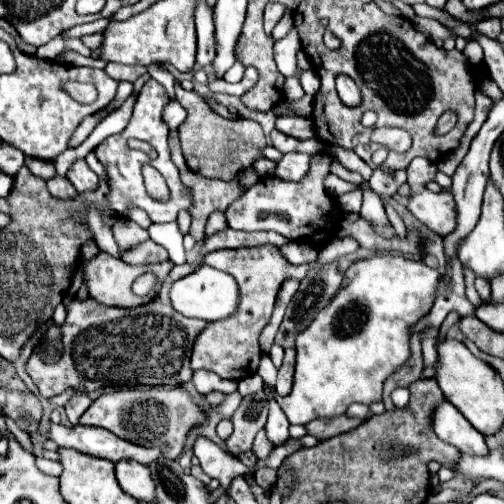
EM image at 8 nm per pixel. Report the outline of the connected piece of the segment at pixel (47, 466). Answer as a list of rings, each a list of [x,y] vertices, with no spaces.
[[[36,458],[36,466],[40,472],[44,474],[52,474],[52,476],[58,476],[60,474],[60,464],[54,462],[54,460],[44,460],[44,458]]]

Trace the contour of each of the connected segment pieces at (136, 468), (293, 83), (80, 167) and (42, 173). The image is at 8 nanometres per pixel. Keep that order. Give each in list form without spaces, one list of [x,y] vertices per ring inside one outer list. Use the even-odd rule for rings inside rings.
[[[118,460],[114,464],[114,470],[116,470],[116,480],[126,494],[130,494],[136,500],[154,502],[154,484],[144,464],[136,460]]]
[[[288,76],[284,80],[284,96],[288,100],[300,100],[304,96],[304,90],[300,86],[300,78],[298,76]]]
[[[84,158],[76,160],[76,162],[70,166],[66,178],[74,184],[74,188],[76,188],[78,192],[88,192],[88,190],[96,188],[96,184],[98,184],[98,176],[88,168],[88,164],[86,164]]]
[[[26,158],[26,164],[28,164],[28,168],[32,170],[34,176],[40,176],[44,180],[48,180],[48,178],[52,178],[56,174],[52,162],[42,162],[42,160],[36,160],[36,158]]]

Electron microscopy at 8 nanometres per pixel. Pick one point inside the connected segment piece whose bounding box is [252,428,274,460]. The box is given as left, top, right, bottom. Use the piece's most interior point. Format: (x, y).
(262, 446)

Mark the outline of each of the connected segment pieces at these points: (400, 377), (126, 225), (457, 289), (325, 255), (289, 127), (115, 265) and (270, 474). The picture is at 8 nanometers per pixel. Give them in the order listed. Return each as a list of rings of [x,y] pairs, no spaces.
[[[420,332],[412,334],[410,336],[410,352],[412,356],[408,358],[406,364],[402,364],[394,374],[390,374],[384,382],[384,396],[382,396],[382,402],[386,406],[386,410],[392,410],[394,404],[390,400],[390,392],[396,388],[407,388],[412,382],[420,379],[422,374],[422,350],[420,350]]]
[[[126,218],[116,220],[112,230],[114,230],[114,240],[120,246],[120,250],[128,250],[130,244],[140,244],[140,242],[148,240],[148,232],[144,228],[140,228],[136,222],[126,220]]]
[[[452,258],[450,260],[450,274],[444,276],[440,280],[440,290],[436,294],[436,300],[434,300],[434,308],[436,308],[436,314],[430,312],[428,318],[422,320],[422,328],[426,324],[436,324],[440,326],[450,311],[457,312],[460,316],[472,316],[474,314],[474,306],[468,302],[466,294],[464,294],[464,280],[462,280],[462,264],[460,260]]]
[[[336,237],[320,250],[315,262],[298,266],[290,264],[282,256],[282,252],[272,244],[254,246],[254,248],[240,248],[240,250],[210,252],[208,266],[218,268],[218,270],[234,276],[238,290],[240,290],[240,302],[238,302],[238,308],[232,314],[232,318],[208,322],[206,328],[196,336],[194,346],[192,346],[192,358],[190,358],[192,370],[200,370],[200,368],[210,370],[210,372],[218,374],[220,378],[230,378],[230,380],[240,380],[240,378],[256,374],[258,360],[262,356],[260,346],[258,346],[258,336],[270,320],[270,314],[272,314],[272,308],[276,302],[276,294],[278,294],[282,282],[288,278],[302,280],[306,276],[306,270],[312,269],[316,264],[334,262],[338,256],[350,254],[356,248],[358,248],[358,244],[354,242],[353,238]]]
[[[280,116],[276,120],[276,130],[294,136],[298,140],[306,140],[306,138],[314,138],[316,136],[316,128],[314,128],[314,120],[312,118],[302,118],[302,116]]]
[[[100,252],[94,260],[84,262],[84,280],[88,280],[88,294],[90,294],[94,300],[98,300],[100,304],[106,304],[106,306],[122,306],[122,308],[132,308],[132,306],[146,304],[146,302],[148,302],[148,300],[152,300],[152,298],[156,296],[156,292],[158,292],[158,290],[152,290],[152,292],[150,292],[150,294],[146,294],[146,296],[136,296],[136,294],[132,292],[132,282],[134,282],[138,276],[146,274],[146,272],[152,272],[152,274],[160,280],[160,276],[168,274],[172,266],[174,266],[174,264],[172,264],[170,260],[160,262],[160,264],[130,266],[130,264],[122,262],[120,258],[114,258],[114,256],[110,256],[110,254],[106,254],[106,252]]]
[[[264,466],[264,468],[260,468],[260,470],[254,472],[254,478],[256,478],[258,486],[262,486],[266,492],[270,492],[272,490],[272,484],[276,482],[276,470]]]

